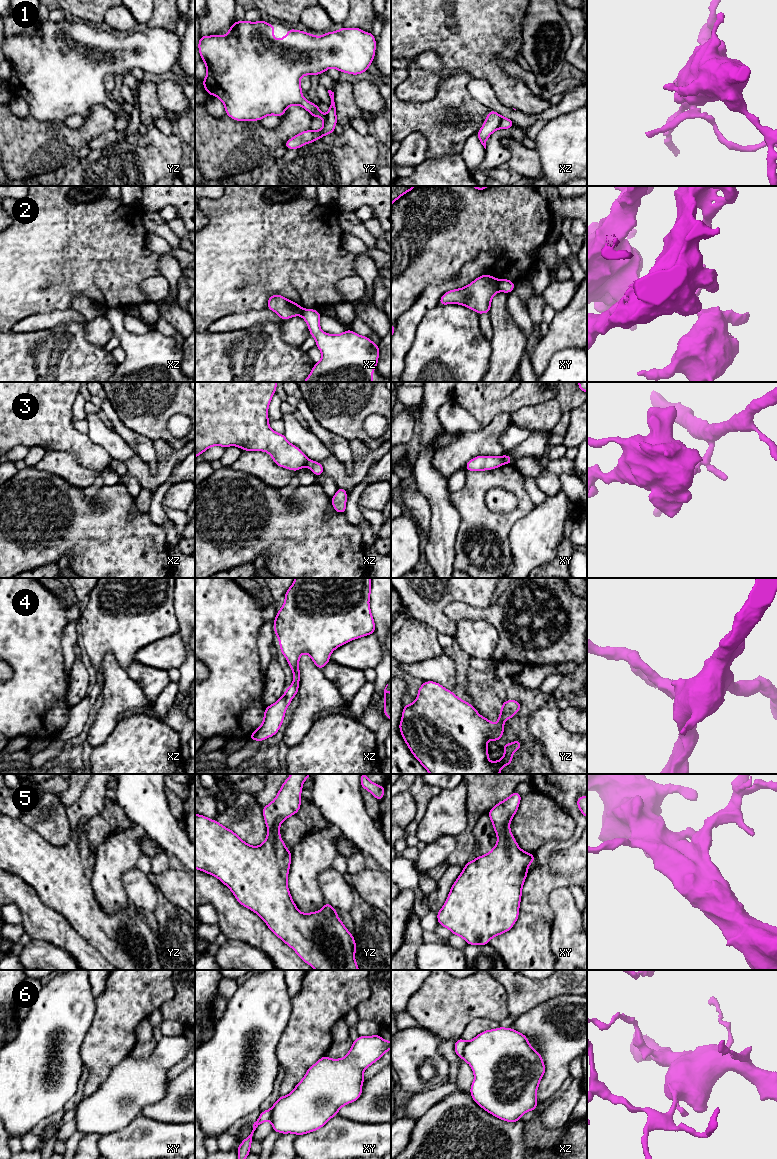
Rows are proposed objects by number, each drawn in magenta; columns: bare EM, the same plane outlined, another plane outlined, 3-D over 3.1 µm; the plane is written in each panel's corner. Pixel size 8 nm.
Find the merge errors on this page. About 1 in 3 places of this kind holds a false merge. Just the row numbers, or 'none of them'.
1, 2, 3, 6

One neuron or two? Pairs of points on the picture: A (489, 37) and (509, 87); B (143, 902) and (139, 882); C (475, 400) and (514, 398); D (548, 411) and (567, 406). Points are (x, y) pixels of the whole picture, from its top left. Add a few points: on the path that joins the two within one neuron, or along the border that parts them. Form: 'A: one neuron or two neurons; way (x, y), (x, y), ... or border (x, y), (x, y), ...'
A: one neuron; way (488, 49), (488, 66), (497, 75)
B: one neuron; way (143, 897), (139, 887)
C: one neuron; way (485, 406), (504, 405)
D: two neurons; border (555, 398), (560, 409), (560, 419), (551, 430)

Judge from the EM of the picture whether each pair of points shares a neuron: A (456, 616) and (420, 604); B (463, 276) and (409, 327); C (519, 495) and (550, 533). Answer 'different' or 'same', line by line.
A: different
B: same
C: different

